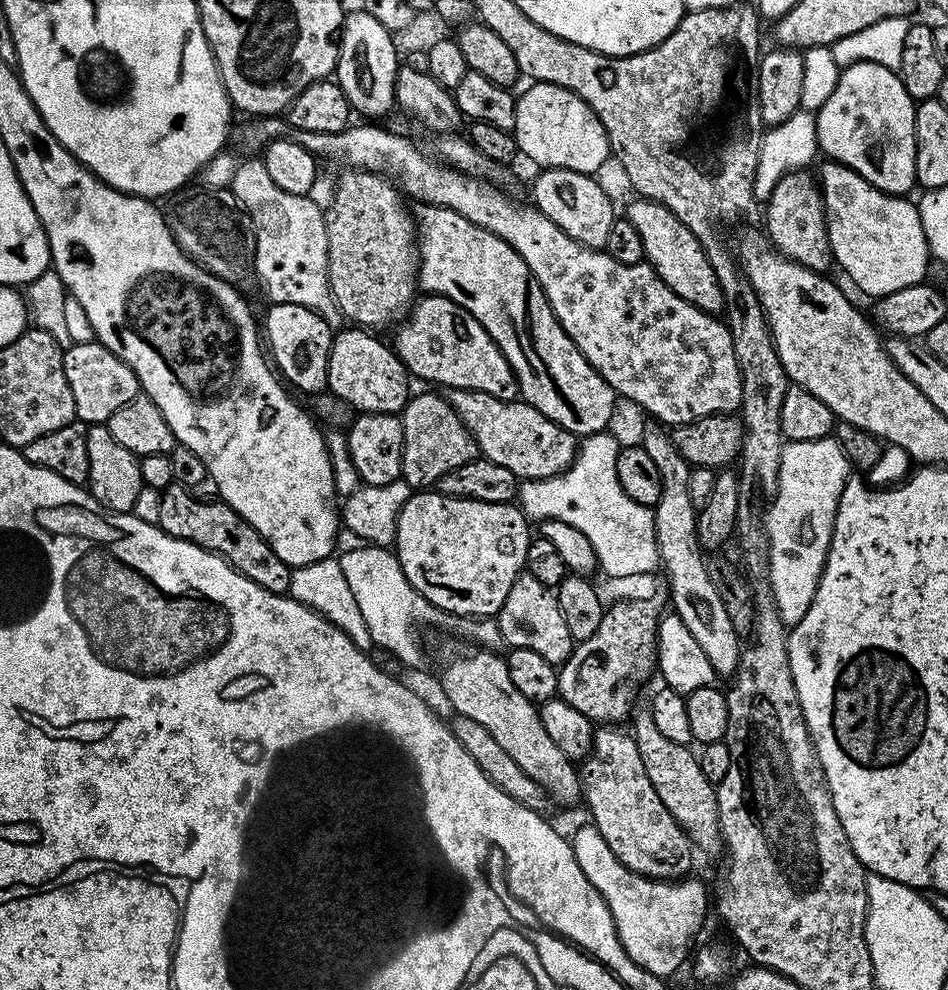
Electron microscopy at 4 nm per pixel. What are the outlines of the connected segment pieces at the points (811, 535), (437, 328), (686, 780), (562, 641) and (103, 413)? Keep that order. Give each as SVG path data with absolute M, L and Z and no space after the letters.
M834 438L826 440L794 440L785 443L780 463L780 481L772 505L767 505L763 513L764 533L768 537L768 570L766 579L772 587L772 597L776 611L781 617L799 618L810 610L810 602L818 590L820 575L828 557L828 547L832 541L834 518L840 505L840 495L850 475L850 465L846 454Z
M421 295L408 315L399 321L396 330L394 351L415 379L417 376L420 380L429 380L432 383L429 385L444 390L461 388L467 392L490 394L499 400L517 399L520 387L510 362L506 362L502 350L494 338L486 334L478 318L450 298Z
M651 707L642 708L633 711L630 717L630 735L638 746L638 755L642 758L642 766L646 766L646 774L654 785L654 791L658 798L662 798L662 806L674 814L678 826L682 826L699 851L700 848L704 852L721 851L716 785L706 782L706 774L702 774L697 753L691 752L693 749L687 744L670 742L670 738L665 738L654 722Z
M522 574L510 586L510 594L506 594L506 602L502 602L498 613L498 623L502 641L509 649L529 648L542 654L546 662L561 665L572 653L574 641L566 621L562 618L562 610L558 610L558 598L551 587L538 582L537 578Z
M98 342L69 343L64 348L64 373L66 382L70 382L70 391L74 393L76 420L85 426L107 424L114 410L126 406L126 402L142 392L134 370L130 370L130 366L126 366L118 354L106 350L106 346Z

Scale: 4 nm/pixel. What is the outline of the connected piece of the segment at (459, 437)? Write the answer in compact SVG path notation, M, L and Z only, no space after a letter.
M436 390L420 392L411 397L404 411L399 413L402 422L402 470L400 475L412 490L428 490L436 485L442 474L466 466L466 462L477 459L478 449L470 430L452 409L447 395Z

